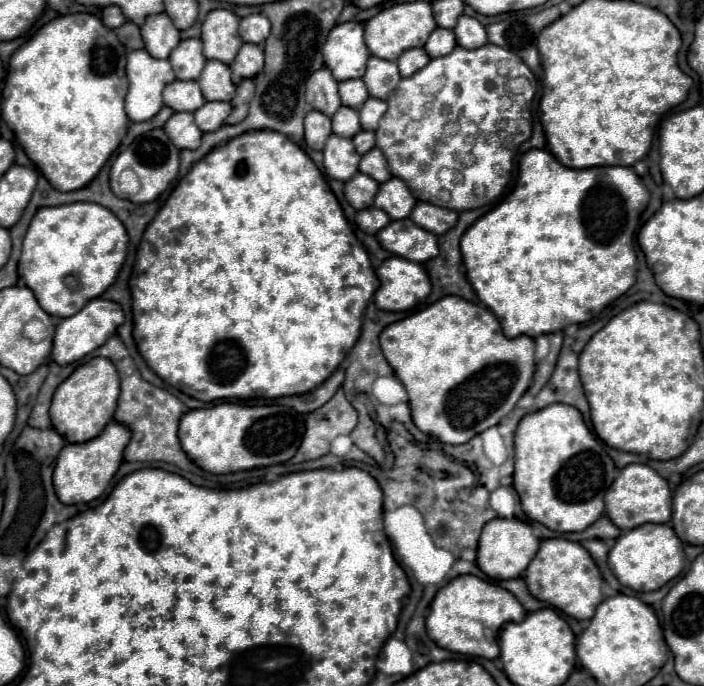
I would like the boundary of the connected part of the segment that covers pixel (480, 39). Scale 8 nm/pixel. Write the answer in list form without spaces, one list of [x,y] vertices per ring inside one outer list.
[[[461,15],[453,31],[455,31],[457,43],[461,47],[465,47],[465,49],[477,49],[477,47],[481,47],[481,45],[487,43],[485,27],[475,17]]]

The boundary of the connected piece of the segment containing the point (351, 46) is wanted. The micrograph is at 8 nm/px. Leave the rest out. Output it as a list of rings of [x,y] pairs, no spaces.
[[[349,21],[335,25],[329,31],[321,53],[325,67],[331,69],[337,81],[363,77],[369,59],[367,45],[363,41],[363,23]]]

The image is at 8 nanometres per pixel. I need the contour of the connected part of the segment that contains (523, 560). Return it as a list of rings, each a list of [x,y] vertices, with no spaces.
[[[497,517],[485,523],[481,531],[479,549],[477,549],[477,565],[489,579],[515,579],[525,573],[537,549],[539,549],[539,539],[533,535],[533,529],[529,523],[521,519]]]

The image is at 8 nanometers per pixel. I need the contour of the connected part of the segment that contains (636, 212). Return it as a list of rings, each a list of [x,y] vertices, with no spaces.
[[[531,149],[519,161],[513,191],[495,209],[477,219],[461,237],[467,279],[479,301],[497,315],[507,337],[537,337],[563,331],[567,319],[571,319],[571,325],[589,322],[635,283],[637,257],[633,237],[647,201],[649,191],[633,167],[569,169],[549,151]]]

